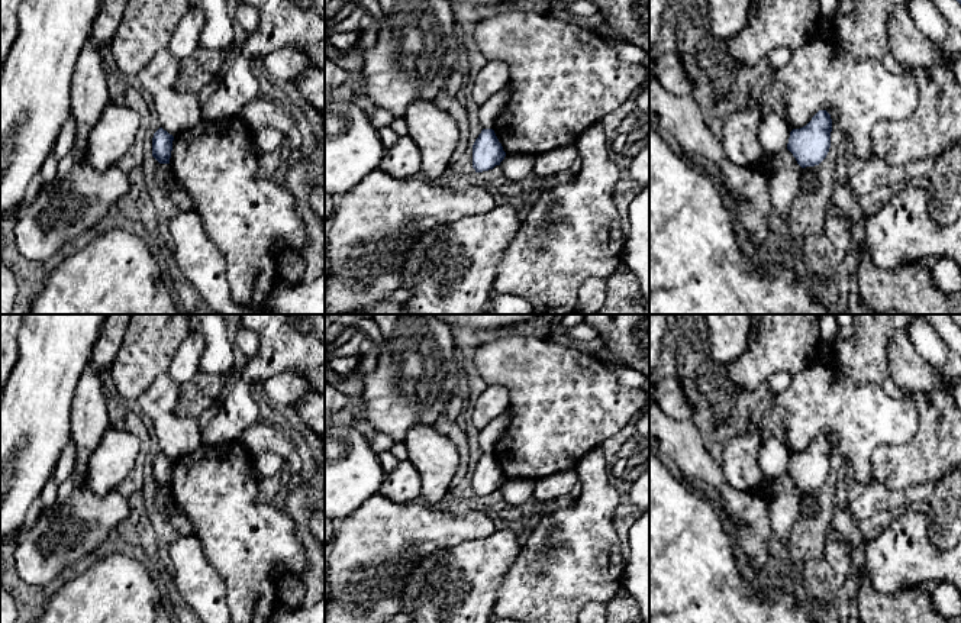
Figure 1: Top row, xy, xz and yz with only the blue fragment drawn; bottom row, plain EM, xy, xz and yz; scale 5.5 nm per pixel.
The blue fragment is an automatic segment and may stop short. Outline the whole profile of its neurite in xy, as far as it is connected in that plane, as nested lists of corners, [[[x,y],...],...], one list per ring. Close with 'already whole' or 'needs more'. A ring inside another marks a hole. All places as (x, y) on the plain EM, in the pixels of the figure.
[[[159,452],[152,462],[152,481],[159,488],[170,488],[174,461]]]; already whole

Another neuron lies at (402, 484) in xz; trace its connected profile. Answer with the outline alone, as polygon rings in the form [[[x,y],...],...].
[[[404,459],[386,474],[378,494],[394,503],[412,503],[420,496],[420,478],[415,465]]]

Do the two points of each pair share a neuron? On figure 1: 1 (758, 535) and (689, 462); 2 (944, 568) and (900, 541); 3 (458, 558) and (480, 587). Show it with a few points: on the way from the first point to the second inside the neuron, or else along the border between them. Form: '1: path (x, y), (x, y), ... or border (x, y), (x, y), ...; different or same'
1: path (750, 515), (709, 474); same
2: path (934, 564), (922, 562), (910, 551); same
3: path (466, 565), (473, 580); same

